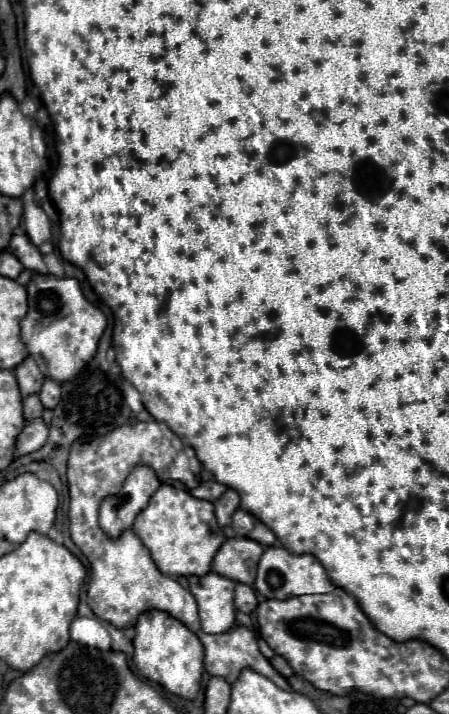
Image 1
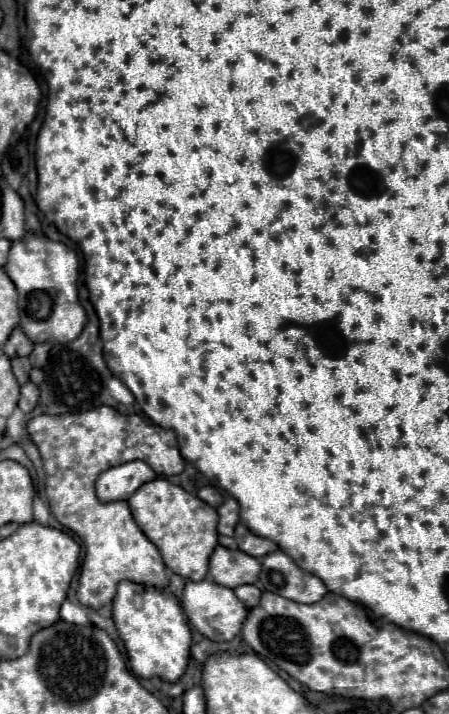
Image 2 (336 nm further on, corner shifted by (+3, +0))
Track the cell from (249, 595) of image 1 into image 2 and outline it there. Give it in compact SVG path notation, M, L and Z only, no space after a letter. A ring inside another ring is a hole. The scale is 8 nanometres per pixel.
M243 584L243 586L237 586L235 590L233 590L235 594L237 594L237 598L245 604L245 608L253 608L253 606L257 606L257 602L259 602L259 598L261 598L261 590L257 588L257 586L253 586L253 584Z

